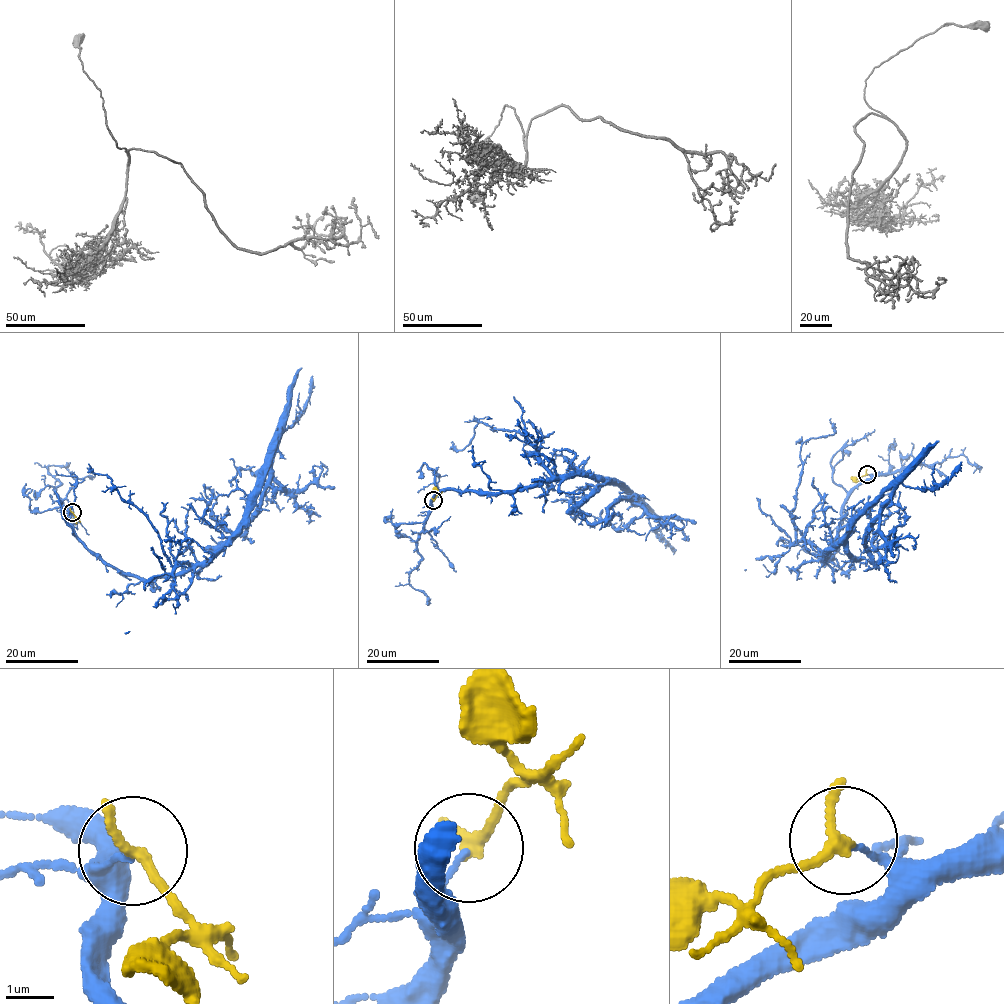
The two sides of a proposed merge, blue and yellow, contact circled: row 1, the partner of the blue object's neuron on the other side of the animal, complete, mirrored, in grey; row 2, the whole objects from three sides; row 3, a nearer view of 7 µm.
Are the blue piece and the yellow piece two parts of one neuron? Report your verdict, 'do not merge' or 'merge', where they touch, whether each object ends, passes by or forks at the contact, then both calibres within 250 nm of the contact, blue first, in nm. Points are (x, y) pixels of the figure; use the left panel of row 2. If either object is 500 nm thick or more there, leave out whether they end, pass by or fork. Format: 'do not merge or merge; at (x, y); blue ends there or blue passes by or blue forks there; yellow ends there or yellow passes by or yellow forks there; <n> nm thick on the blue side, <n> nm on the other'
do not merge; at (72, 512); blue ends there; yellow passes by; 80 nm thick on the blue side, 200 nm on the other

